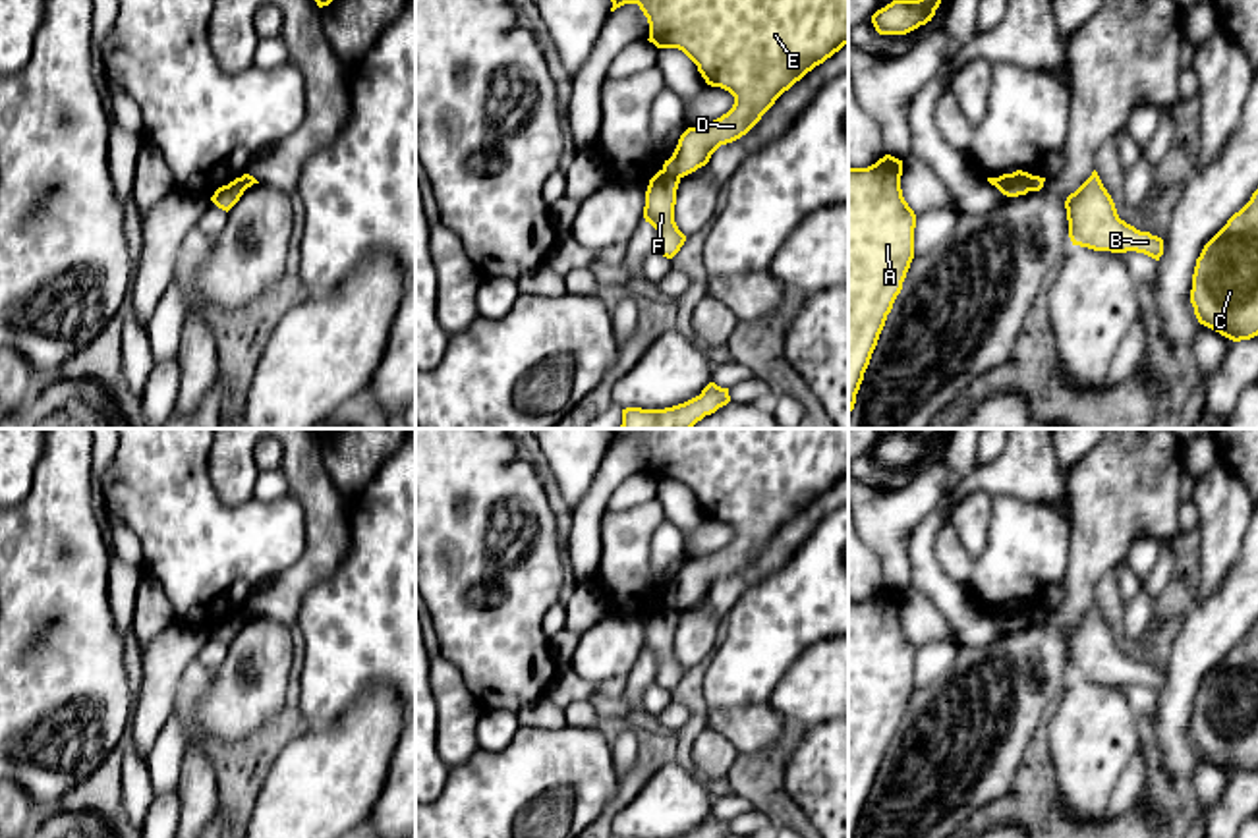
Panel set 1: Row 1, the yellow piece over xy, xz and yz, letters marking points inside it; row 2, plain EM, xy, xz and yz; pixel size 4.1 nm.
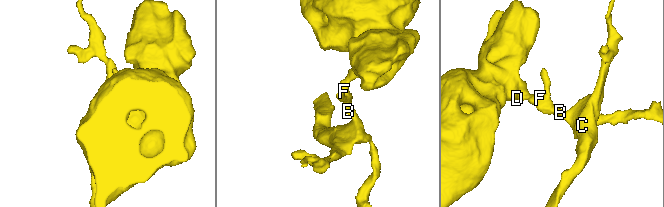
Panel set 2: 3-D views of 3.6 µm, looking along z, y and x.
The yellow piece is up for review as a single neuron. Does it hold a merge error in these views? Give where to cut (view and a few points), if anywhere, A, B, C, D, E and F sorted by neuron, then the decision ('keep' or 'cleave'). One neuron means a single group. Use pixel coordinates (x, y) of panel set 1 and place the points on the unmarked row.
xz (663, 601), (679, 613) | A D E / B C F | cleave

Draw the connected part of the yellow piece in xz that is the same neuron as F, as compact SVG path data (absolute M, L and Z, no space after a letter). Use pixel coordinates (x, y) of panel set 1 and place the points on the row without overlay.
M659 602L647 618L643 651L657 662L657 685L672 691L686 674L674 655L676 622L680 612Z

